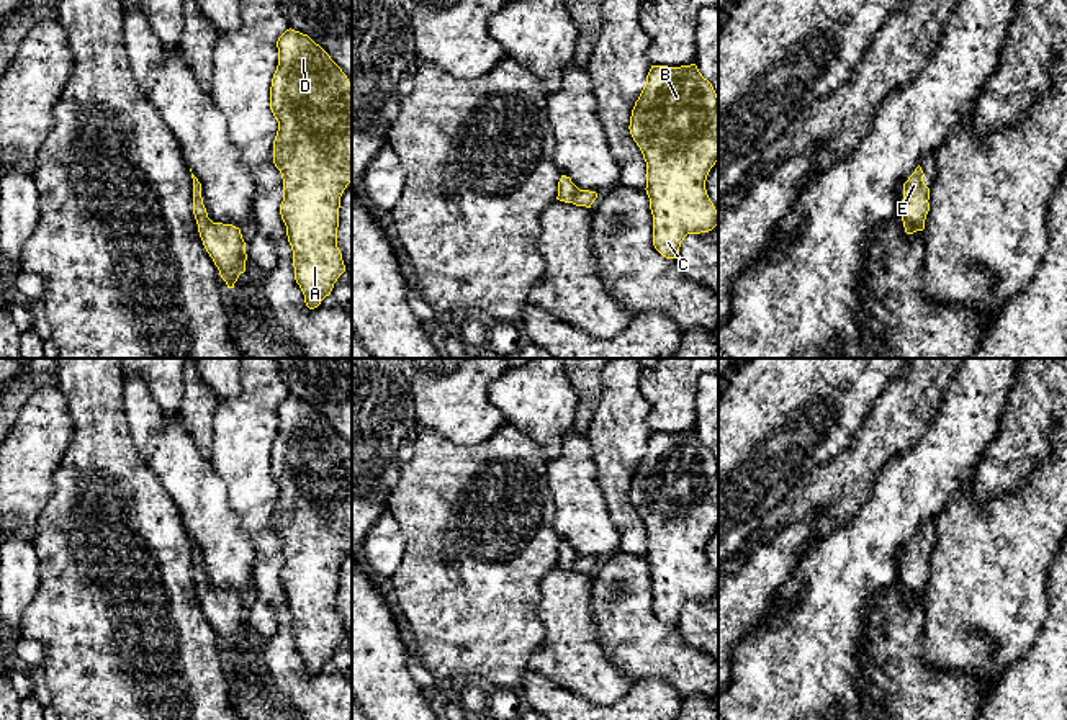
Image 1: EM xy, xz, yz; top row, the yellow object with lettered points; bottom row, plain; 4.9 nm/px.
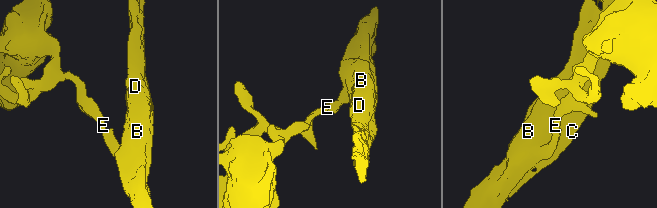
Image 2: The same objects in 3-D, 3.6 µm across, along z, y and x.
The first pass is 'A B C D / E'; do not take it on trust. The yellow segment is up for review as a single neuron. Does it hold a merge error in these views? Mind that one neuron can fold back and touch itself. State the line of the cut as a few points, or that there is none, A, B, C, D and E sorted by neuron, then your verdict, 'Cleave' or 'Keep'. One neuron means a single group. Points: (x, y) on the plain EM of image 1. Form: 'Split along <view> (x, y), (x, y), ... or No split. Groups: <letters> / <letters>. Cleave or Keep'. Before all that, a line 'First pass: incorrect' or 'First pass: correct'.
First pass: incorrect
No split. Groups: A B C D E. Keep

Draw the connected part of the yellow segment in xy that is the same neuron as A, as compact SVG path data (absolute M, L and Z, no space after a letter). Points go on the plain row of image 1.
M286 396L277 407L278 432L270 476L278 488L273 530L283 545L280 581L293 617L295 646L314 676L345 638L337 614L340 563L352 548L352 452L342 435L308 401Z

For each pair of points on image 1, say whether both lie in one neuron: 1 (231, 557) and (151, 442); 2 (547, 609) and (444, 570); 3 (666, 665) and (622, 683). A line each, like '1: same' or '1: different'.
1: same
2: different
3: different

